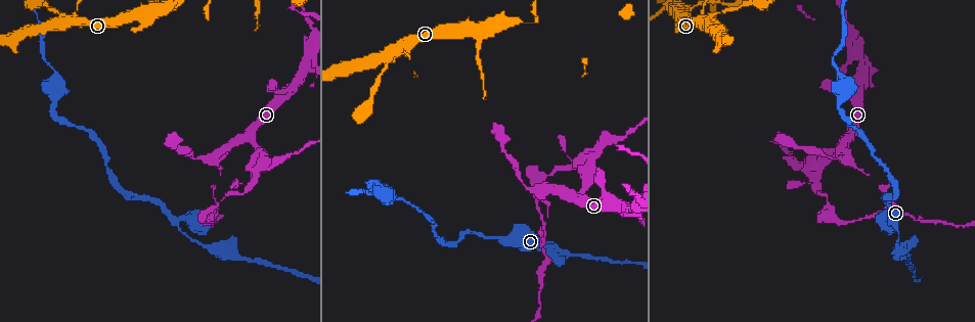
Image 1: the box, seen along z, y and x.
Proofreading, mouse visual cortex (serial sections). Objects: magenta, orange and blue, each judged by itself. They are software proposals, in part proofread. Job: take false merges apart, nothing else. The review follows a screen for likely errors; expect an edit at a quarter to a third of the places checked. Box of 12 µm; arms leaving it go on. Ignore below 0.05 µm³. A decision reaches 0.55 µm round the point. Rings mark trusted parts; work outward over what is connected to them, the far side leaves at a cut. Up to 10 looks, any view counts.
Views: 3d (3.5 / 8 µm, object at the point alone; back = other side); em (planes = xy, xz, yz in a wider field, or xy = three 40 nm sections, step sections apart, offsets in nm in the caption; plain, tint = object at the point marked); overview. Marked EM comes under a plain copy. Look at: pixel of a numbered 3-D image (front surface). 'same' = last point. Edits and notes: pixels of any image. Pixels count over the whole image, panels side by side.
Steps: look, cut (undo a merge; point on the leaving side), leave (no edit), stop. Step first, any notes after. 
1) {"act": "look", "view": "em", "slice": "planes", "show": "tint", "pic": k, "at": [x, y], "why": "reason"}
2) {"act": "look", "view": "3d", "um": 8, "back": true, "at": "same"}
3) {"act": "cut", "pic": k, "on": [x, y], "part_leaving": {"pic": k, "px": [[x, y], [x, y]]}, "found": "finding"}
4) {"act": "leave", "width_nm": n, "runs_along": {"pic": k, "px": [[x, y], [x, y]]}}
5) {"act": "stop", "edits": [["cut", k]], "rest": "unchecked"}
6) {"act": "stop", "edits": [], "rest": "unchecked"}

{"act": "look", "view": "3d", "um": 3.5, "pic": 1, "at": [472, 26], "why": "sharp bend"}

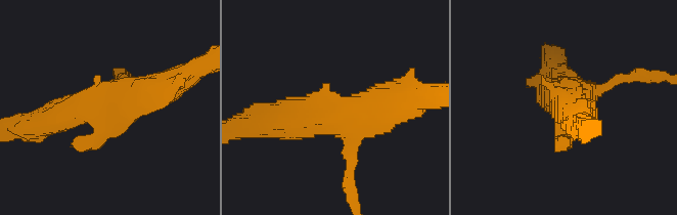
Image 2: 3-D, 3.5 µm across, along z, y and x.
{"act": "look", "view": "em", "slice": "planes", "show": "tint", "pic": 2, "at": [103, 120]}

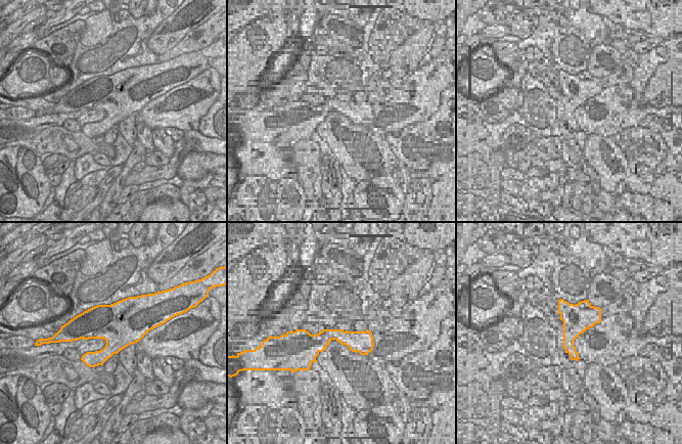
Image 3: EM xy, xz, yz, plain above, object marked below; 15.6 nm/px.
{"act": "leave", "found": "all the same cell"}

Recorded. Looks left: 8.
{"act": "look", "view": "3d", "um": 3.5, "pic": 1, "at": [844, 92], "why": "arms part here"}

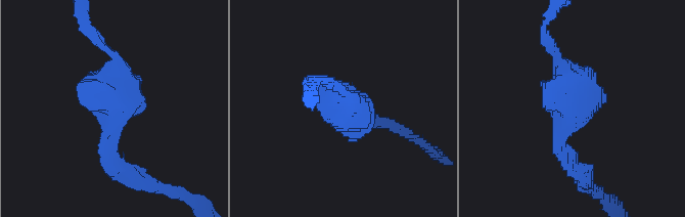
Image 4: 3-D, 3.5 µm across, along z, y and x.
{"act": "look", "view": "em", "slice": "xy", "step": 1, "show": "tint", "pic": 4, "at": [571, 104]}

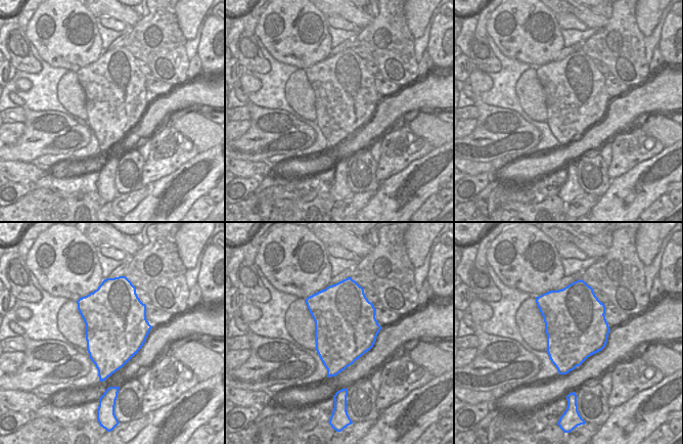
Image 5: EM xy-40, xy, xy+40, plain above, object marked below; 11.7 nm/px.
{"act": "leave", "runs_along": {"pic": 4, "px": [[572, 168], [561, 124], [575, 83], [551, 49]]}, "found": "all the same cell"}

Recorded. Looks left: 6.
{"act": "look", "view": "3d", "um": 8, "pic": 1, "at": [897, 239], "why": "narrows sharply"}

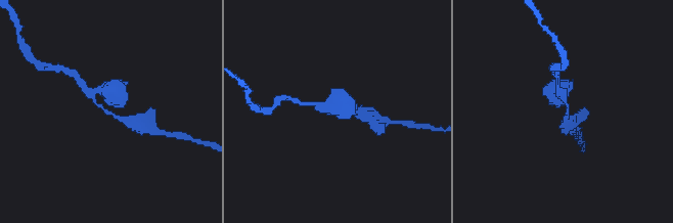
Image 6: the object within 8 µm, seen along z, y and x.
{"act": "look", "view": "3d", "um": 3.5, "pic": 6, "at": [567, 111], "why": "closer look"}

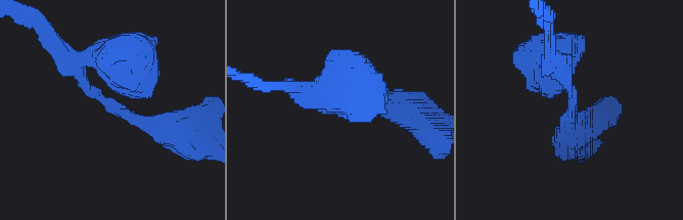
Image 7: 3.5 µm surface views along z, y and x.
{"act": "look", "view": "em", "slice": "xy", "step": 2, "show": "tint", "pic": 7, "at": [571, 102], "arm_widths_nm": [200, 250]}

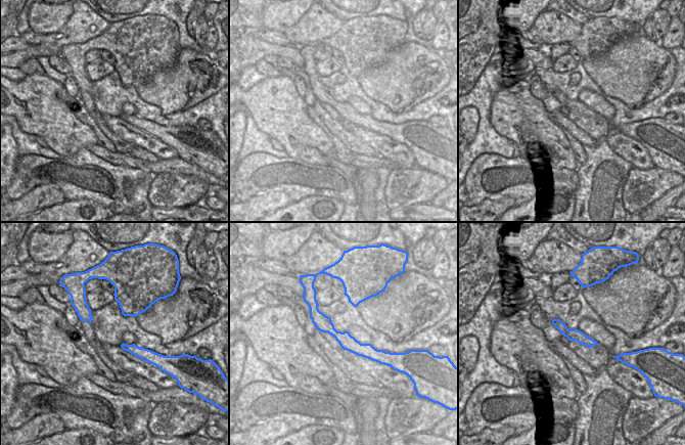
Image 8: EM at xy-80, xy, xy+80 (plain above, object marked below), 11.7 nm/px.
{"act": "leave", "width_nm": 190, "runs_along": {"pic": 8, "px": [[312, 307], [336, 335], [381, 359]]}, "found": "continuous, no second cell"}

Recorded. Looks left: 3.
{"act": "look", "view": "3d", "um": 3.5, "back": true, "pic": 1, "at": [254, 182], "why": "thick turns thin"}

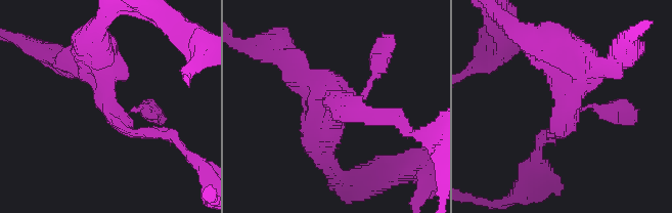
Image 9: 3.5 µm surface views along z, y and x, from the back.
{"act": "look", "view": "em", "slice": "xy", "step": 3, "show": "tint", "pic": 9, "at": [108, 107], "why": "now the EM"}

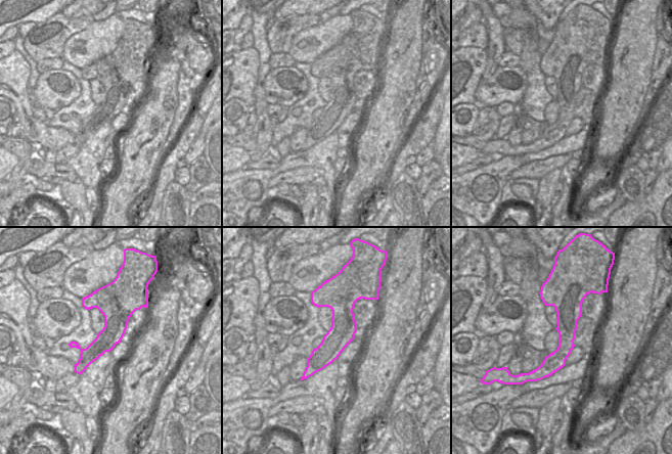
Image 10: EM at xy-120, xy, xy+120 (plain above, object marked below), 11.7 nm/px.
{"act": "cut", "pic": 9, "on": [570, 108], "part_leaving": {"pic": 9, "px": [[563, 71], [570, 102], [554, 133]]}, "found": "a second cell is stuck on"}

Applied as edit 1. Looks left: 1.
{"act": "stop", "edits": [["cut", 9]], "rest": "unchecked"}

